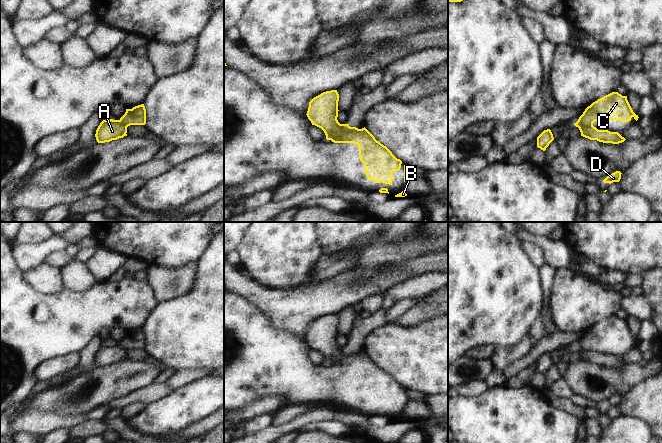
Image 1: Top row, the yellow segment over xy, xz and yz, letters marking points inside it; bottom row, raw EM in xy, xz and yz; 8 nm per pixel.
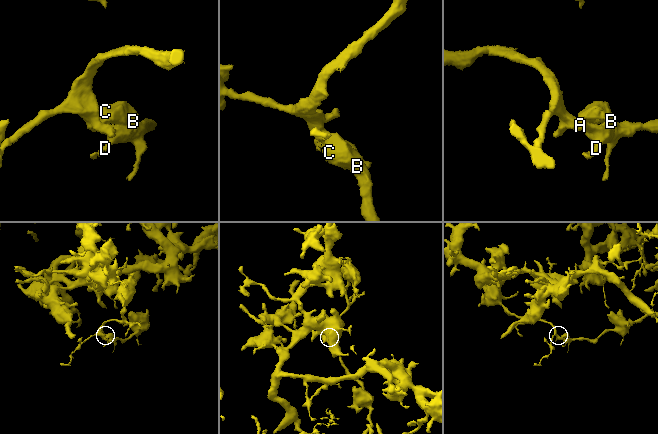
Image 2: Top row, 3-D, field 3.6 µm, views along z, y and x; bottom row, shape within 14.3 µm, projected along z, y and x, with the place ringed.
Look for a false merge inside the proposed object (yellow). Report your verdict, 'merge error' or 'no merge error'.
merge error

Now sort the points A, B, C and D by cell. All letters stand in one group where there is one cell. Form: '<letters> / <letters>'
A B D / C

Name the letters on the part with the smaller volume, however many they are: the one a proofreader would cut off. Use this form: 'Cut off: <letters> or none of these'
Cut off: C

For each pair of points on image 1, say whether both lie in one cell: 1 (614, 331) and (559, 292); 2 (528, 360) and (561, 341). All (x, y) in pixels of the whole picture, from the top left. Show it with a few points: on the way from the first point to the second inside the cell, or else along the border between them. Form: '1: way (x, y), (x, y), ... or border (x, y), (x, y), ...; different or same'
1: way (600, 321), (584, 305), (577, 304), (573, 300); same
2: way (536, 353), (543, 346), (553, 342); same

